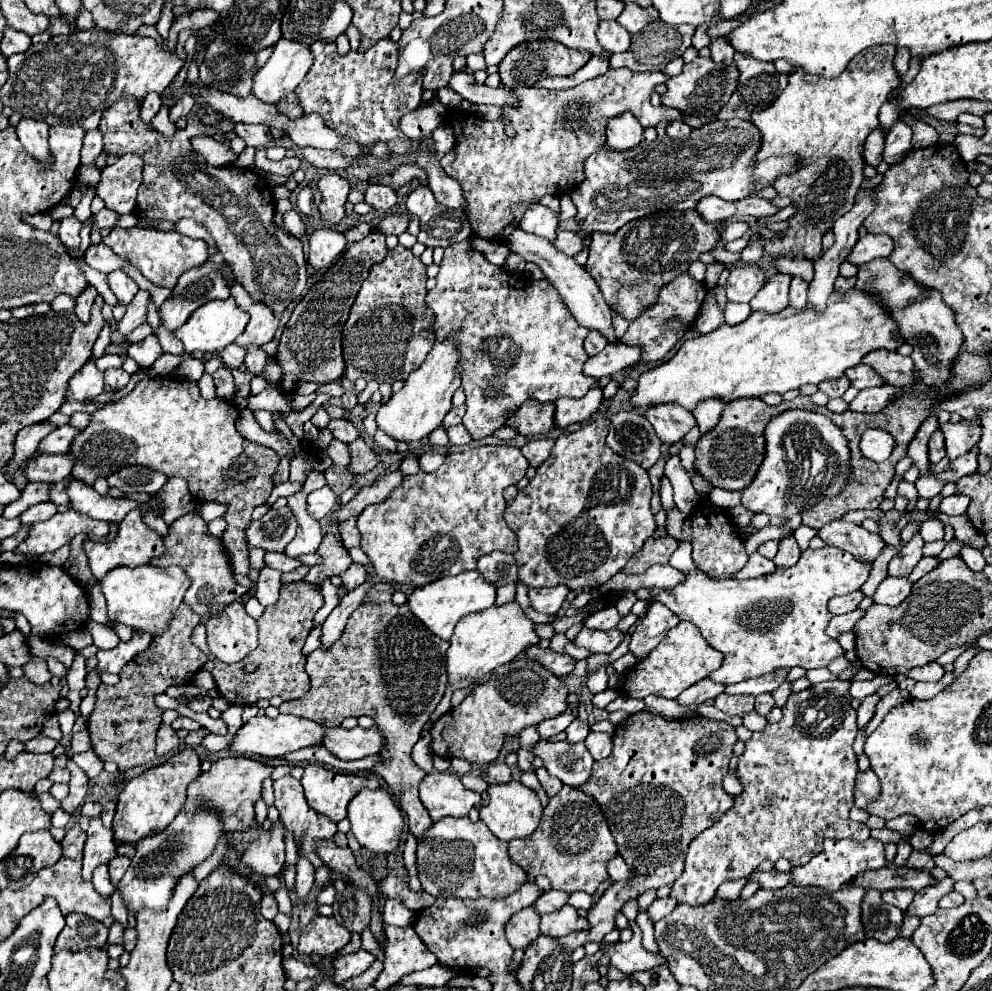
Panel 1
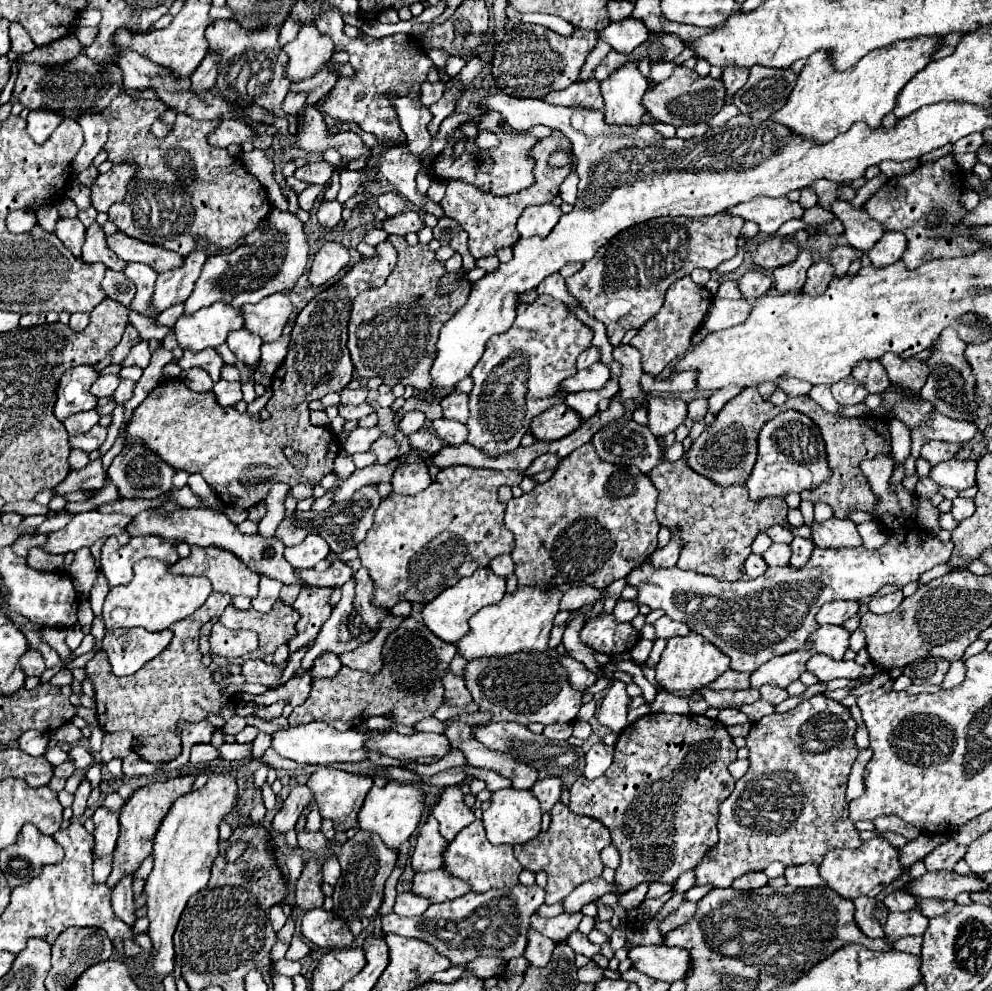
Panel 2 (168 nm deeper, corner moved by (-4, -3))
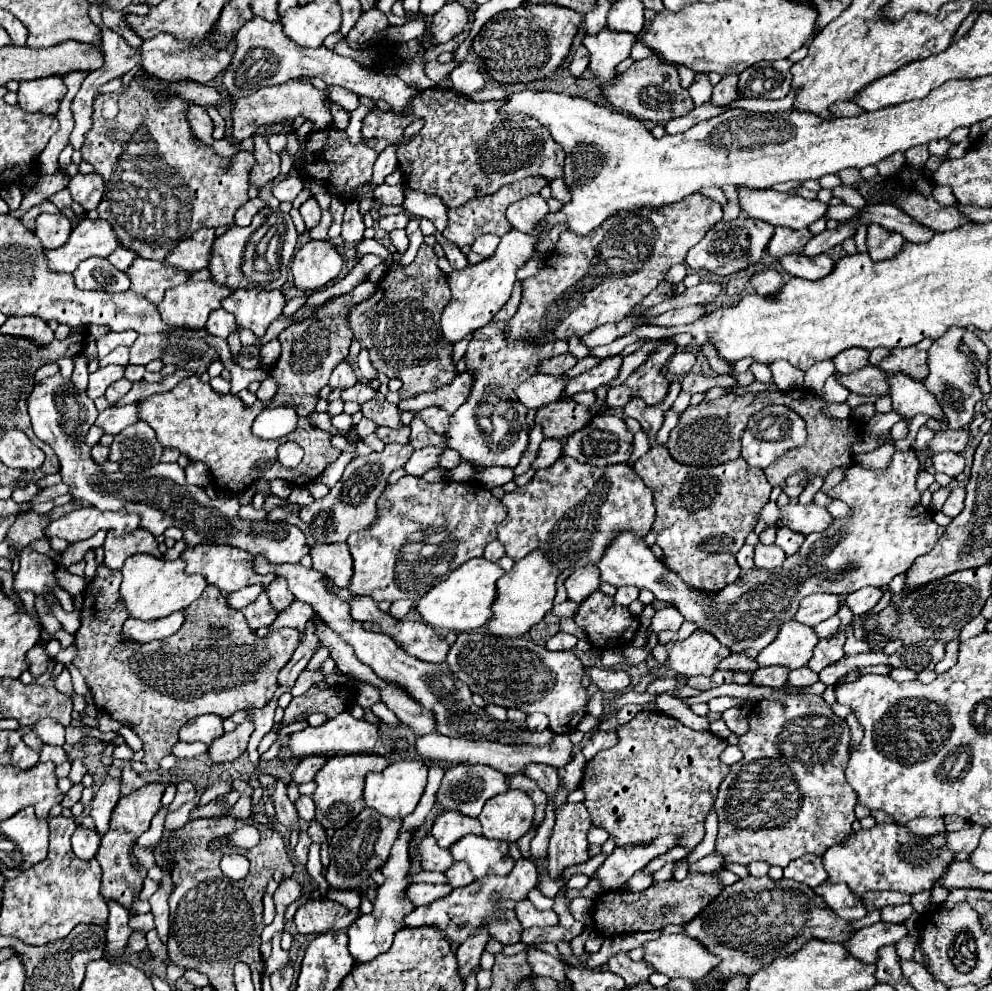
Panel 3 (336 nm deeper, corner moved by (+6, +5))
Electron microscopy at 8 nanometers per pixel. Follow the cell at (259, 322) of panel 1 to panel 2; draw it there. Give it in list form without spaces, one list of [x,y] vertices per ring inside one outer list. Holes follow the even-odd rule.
[[[273,294],[257,304],[245,304],[241,308],[245,328],[257,334],[263,342],[273,342],[281,336],[291,312],[293,306],[289,302],[289,296],[285,294]]]

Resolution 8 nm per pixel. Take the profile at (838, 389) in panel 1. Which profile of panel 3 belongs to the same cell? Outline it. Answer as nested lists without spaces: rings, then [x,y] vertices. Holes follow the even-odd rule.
[[[835,374],[827,378],[827,382],[825,382],[825,386],[823,386],[823,396],[825,396],[829,402],[845,402],[849,394],[851,394],[851,392],[837,380]]]

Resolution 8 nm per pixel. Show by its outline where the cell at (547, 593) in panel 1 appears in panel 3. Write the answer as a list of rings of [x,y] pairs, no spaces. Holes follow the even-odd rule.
[[[577,568],[567,580],[565,580],[565,590],[569,600],[581,604],[585,596],[593,594],[599,586],[599,572],[597,568]]]

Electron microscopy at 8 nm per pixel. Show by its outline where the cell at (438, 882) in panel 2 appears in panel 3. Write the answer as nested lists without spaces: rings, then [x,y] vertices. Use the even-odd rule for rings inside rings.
[[[455,862],[451,868],[447,868],[447,870],[443,872],[443,876],[447,878],[447,884],[449,884],[451,888],[467,886],[467,884],[471,884],[471,882],[475,880],[473,874],[469,872],[469,866],[467,866],[467,864],[461,864],[461,862]]]

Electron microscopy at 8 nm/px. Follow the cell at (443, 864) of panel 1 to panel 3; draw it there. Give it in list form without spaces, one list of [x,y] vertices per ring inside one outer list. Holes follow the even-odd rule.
[[[463,836],[451,848],[457,862],[467,862],[475,878],[487,874],[507,876],[513,870],[513,858],[509,856],[509,846],[503,840],[489,840],[483,836]]]

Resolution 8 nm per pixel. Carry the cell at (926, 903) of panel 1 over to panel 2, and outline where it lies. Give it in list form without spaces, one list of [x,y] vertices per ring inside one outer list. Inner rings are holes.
[[[919,910],[889,914],[887,922],[883,926],[885,940],[895,942],[903,936],[923,936],[923,932],[927,930],[927,922],[929,920]]]

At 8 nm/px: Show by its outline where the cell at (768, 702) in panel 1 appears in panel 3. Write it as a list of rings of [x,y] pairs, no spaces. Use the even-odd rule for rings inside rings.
[[[759,668],[753,672],[751,682],[755,686],[785,686],[787,674],[787,668]]]

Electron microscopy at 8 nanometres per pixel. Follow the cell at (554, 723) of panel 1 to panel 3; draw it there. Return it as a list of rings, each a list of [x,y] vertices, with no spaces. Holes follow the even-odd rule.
[[[529,714],[527,716],[527,726],[529,730],[545,730],[549,724],[547,716],[545,714]]]

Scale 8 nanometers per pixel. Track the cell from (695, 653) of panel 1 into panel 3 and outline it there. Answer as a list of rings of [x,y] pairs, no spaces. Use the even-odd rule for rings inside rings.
[[[693,632],[689,638],[679,642],[667,642],[667,662],[665,666],[673,674],[683,676],[711,676],[717,670],[717,664],[731,652],[721,646],[707,632]]]

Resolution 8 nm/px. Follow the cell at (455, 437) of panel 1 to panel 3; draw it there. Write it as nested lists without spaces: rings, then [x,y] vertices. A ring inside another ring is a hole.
[[[431,406],[431,408],[421,410],[421,418],[423,418],[423,422],[425,422],[431,430],[435,430],[435,432],[439,432],[439,434],[449,430],[449,414],[447,414],[445,410],[437,408],[437,406]]]

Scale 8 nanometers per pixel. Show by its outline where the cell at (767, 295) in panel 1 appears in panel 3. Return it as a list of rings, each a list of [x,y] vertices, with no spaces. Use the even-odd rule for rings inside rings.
[[[777,228],[777,232],[773,234],[773,240],[767,246],[767,254],[773,256],[775,262],[787,254],[799,254],[799,252],[803,252],[805,244],[809,242],[809,236],[811,236],[811,232],[807,228],[805,230]]]

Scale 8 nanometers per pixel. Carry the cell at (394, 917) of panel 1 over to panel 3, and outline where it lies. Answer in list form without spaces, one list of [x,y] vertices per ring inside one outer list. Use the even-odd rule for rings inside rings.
[[[411,884],[405,890],[405,896],[415,904],[415,906],[423,906],[423,904],[431,904],[433,900],[449,894],[451,888],[449,884]]]

